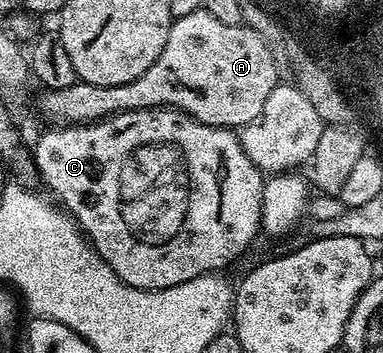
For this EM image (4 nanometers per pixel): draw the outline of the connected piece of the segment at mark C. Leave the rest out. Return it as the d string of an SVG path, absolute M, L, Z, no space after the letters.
M141 108L140 110L132 110L131 112L115 112L112 116L104 116L101 120L95 120L92 124L68 124L65 126L54 126L49 129L51 132L46 132L38 140L38 145L33 145L32 153L37 168L37 175L40 177L41 183L44 182L56 195L62 199L61 207L72 217L75 224L84 233L87 241L93 244L96 251L104 258L104 262L108 262L108 266L112 266L115 274L121 278L126 284L131 284L134 288L144 288L153 290L156 288L171 288L180 282L188 282L197 276L205 276L207 274L218 274L226 268L233 265L242 256L247 255L248 247L257 236L260 236L262 226L262 185L264 183L264 173L242 152L242 143L238 141L238 132L233 128L217 128L216 126L208 126L199 120L193 120L186 113L178 111L176 108Z

